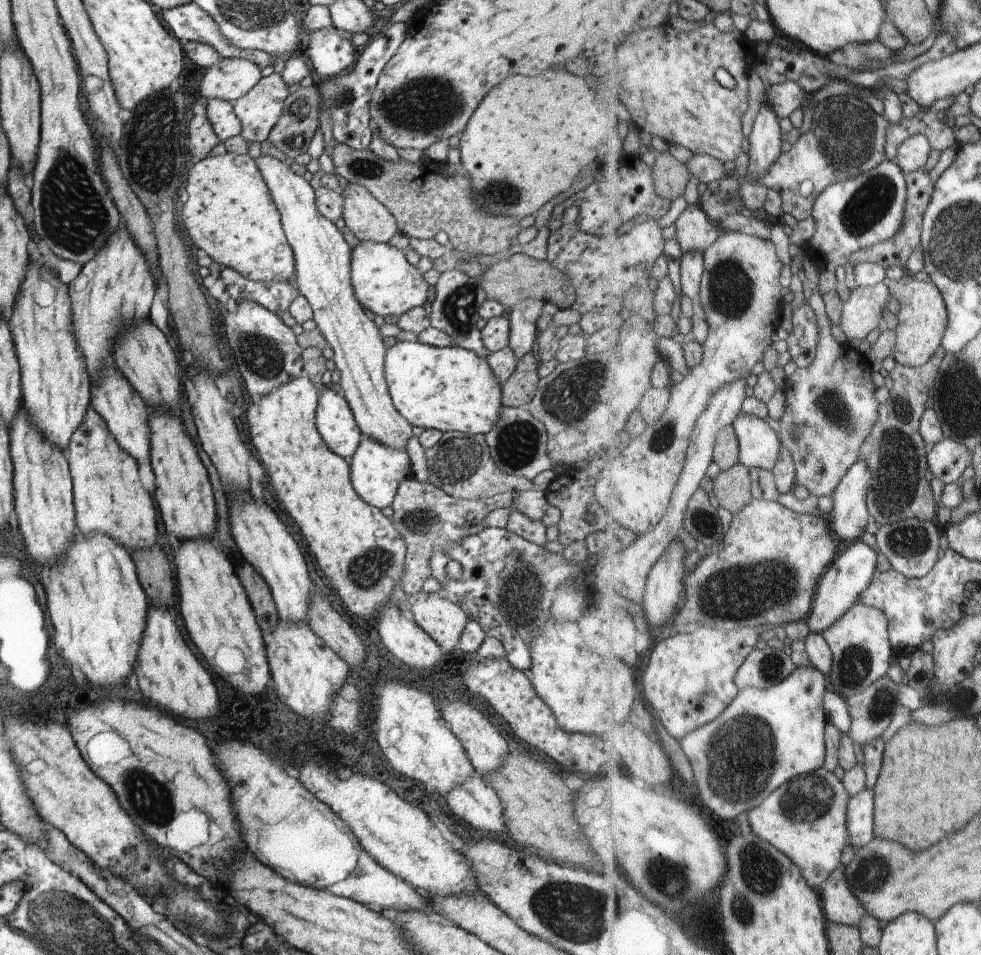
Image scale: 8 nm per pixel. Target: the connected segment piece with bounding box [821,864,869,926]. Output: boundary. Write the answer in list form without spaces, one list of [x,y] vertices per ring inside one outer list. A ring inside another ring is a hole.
[[[840,865],[830,880],[826,881],[825,888],[821,893],[829,918],[840,924],[859,926],[869,914],[869,910],[850,884],[848,867],[848,865]]]

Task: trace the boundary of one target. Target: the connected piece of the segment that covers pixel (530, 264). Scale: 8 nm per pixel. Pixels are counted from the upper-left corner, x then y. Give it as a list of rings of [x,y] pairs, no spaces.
[[[524,252],[509,254],[496,263],[486,266],[479,277],[479,281],[486,298],[499,302],[502,306],[505,306],[507,311],[511,310],[516,302],[527,298],[551,302],[559,308],[562,308],[571,300],[570,295],[560,292],[565,283],[569,282],[569,277],[554,268],[547,258],[546,260],[537,260],[528,256],[528,254],[524,254]]]

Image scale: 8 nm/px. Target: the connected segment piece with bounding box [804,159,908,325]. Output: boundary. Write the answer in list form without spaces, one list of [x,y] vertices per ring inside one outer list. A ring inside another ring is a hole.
[[[886,159],[880,166],[876,166],[856,178],[833,184],[827,191],[822,192],[813,210],[813,218],[816,225],[816,232],[809,242],[805,244],[805,253],[818,265],[820,280],[818,288],[828,303],[828,312],[837,325],[842,324],[845,312],[846,301],[838,294],[837,281],[832,280],[832,272],[838,266],[844,266],[848,259],[851,259],[860,249],[874,246],[882,240],[894,238],[906,224],[906,200],[908,200],[908,173],[902,164],[896,159]]]

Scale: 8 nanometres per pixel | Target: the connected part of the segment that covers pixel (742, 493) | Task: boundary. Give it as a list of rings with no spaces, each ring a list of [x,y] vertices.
[[[740,462],[734,468],[723,471],[715,494],[724,508],[733,514],[742,512],[755,499],[751,467]]]

